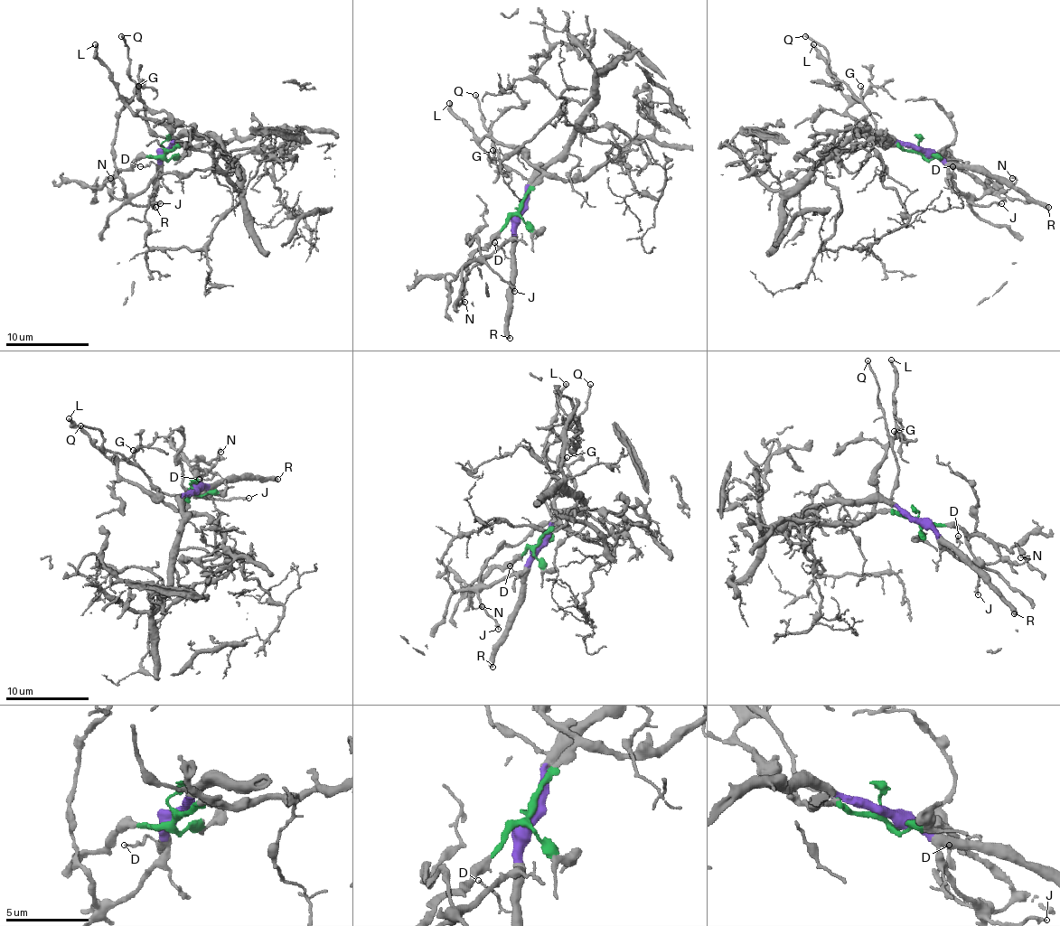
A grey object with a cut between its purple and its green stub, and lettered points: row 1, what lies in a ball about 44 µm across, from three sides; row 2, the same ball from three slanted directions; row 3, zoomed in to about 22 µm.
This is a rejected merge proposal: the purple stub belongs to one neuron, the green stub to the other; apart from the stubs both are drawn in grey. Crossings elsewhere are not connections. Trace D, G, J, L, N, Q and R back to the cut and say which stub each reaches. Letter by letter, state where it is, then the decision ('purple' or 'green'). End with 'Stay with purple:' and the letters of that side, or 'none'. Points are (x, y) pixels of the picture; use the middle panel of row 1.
D: place (494, 242); purple
G: place (492, 150); purple
J: place (514, 291); purple
L: place (449, 103); green
N: place (464, 302); green
Q: place (475, 95); purple
R: place (510, 338); purple
Stay with purple: D, G, J, Q, R

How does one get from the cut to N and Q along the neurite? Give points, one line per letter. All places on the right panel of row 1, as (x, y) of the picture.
N: (920, 151), (926, 157), (949, 157), (987, 189), (1008, 191), (1016, 182), (1011, 178)
Q: (920, 151), (891, 141), (875, 126), (870, 109), (830, 72), (827, 51), (804, 35)

